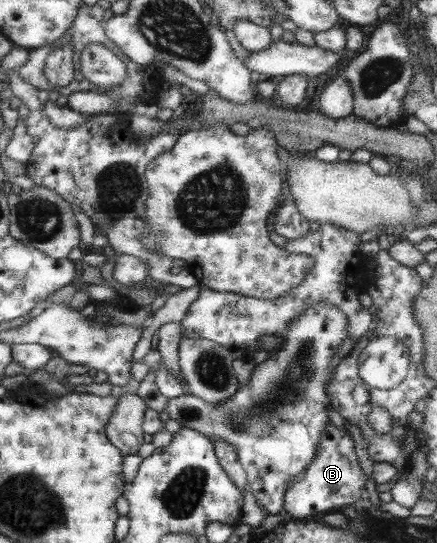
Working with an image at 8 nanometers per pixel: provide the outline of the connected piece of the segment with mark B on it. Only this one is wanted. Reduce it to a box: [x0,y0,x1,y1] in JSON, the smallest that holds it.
[282,423,367,520]

